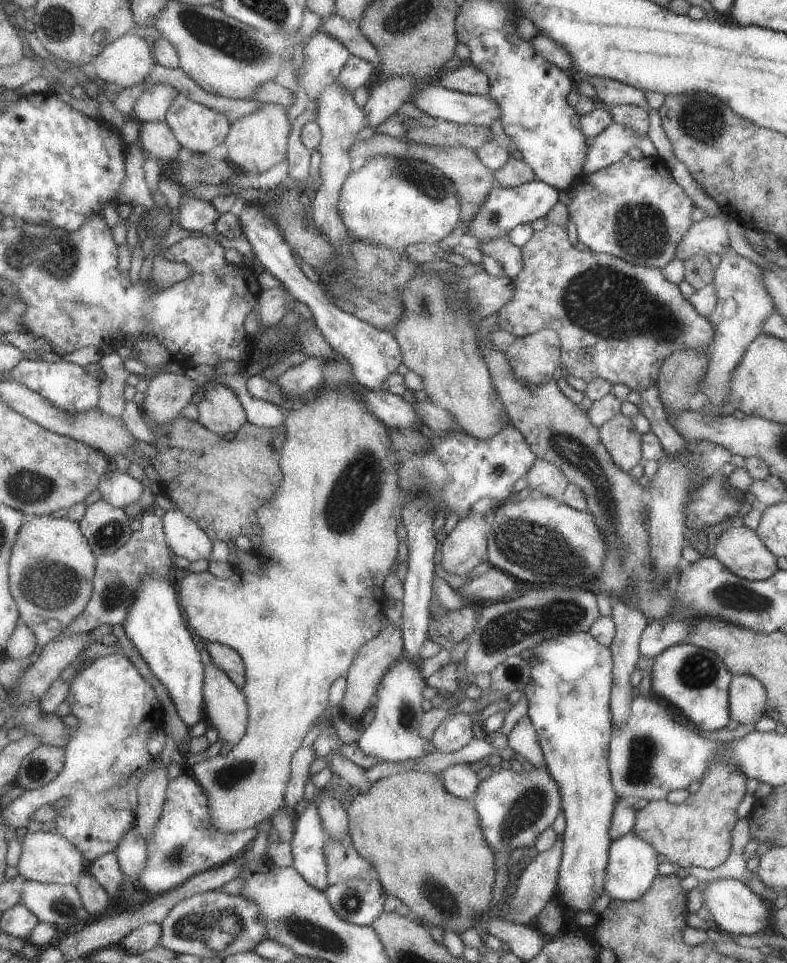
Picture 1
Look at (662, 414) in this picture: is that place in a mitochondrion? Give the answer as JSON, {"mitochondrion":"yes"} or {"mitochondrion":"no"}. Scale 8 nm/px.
{"mitochondrion":"no"}

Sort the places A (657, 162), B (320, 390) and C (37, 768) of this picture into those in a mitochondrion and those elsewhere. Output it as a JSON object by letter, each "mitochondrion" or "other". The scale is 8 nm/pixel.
{"A":"other","B":"other","C":"mitochondrion"}

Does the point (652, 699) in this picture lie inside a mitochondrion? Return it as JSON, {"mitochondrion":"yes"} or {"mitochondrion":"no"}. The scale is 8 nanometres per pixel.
{"mitochondrion":"no"}

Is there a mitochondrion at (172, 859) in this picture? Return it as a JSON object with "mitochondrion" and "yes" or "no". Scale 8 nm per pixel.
{"mitochondrion":"yes"}

